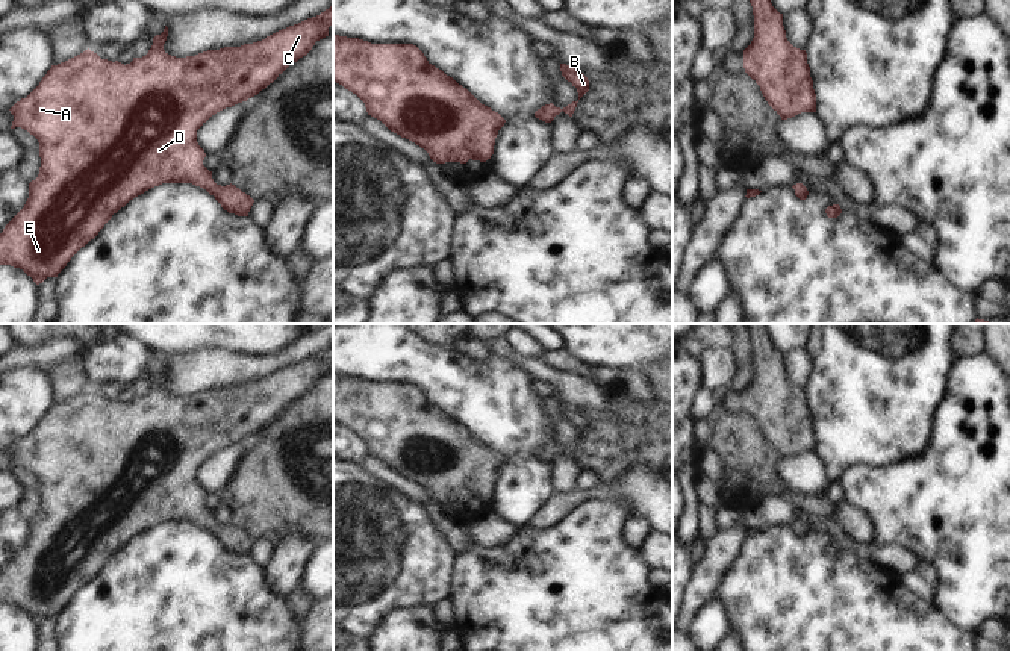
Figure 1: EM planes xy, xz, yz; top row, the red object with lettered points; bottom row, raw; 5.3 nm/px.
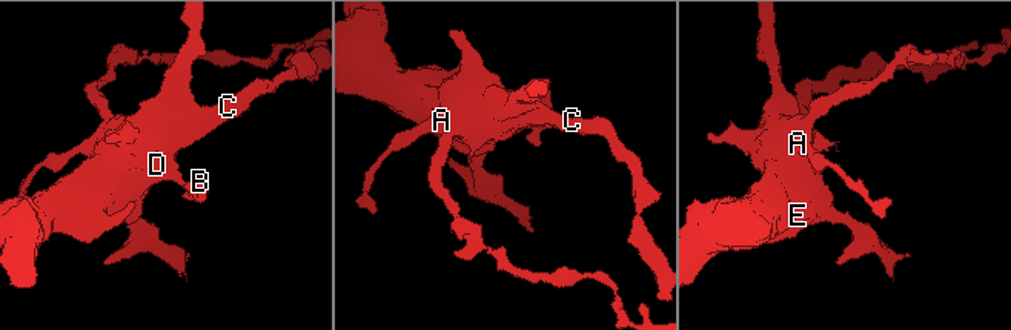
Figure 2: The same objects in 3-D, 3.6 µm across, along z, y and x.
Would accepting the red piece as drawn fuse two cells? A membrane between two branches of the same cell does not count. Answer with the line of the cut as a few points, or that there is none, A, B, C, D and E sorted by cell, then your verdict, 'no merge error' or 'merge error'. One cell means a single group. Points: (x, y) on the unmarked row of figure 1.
no cut; A B C D E; no merge error

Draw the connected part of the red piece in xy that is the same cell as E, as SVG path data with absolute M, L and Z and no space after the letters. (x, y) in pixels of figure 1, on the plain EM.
M330 345L316 356L307 357L298 363L282 368L262 380L244 383L241 386L207 389L195 395L186 397L176 397L164 389L164 383L168 375L168 366L165 365L164 371L153 377L153 385L148 389L148 392L142 397L133 397L130 403L124 404L118 400L112 401L108 398L101 398L97 392L88 388L83 392L65 401L51 404L51 407L42 416L39 424L26 438L21 438L9 448L14 454L11 468L21 466L38 478L41 506L38 516L29 522L29 537L24 547L5 565L3 571L0 572L0 604L11 604L14 607L23 609L27 615L33 618L36 624L42 622L47 616L58 616L58 613L67 606L71 596L98 574L98 571L104 566L104 563L112 557L114 553L117 553L135 536L162 522L192 522L214 534L215 539L221 544L221 547L229 553L235 553L238 556L248 556L248 551L254 539L232 522L221 525L214 521L212 510L209 510L203 504L206 492L197 481L197 469L217 451L226 447L232 447L238 442L247 441L248 438L257 435L262 428L273 422L291 403L306 395L316 380L329 375L329 366L332 363L333 345Z

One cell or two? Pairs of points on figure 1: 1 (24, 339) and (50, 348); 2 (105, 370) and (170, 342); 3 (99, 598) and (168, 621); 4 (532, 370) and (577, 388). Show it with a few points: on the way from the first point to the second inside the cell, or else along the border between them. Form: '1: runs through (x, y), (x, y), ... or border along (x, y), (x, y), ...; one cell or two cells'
1: border along (44, 339), (23, 351); two cells
2: border along (137, 339), (155, 350); two cells
3: runs through (115, 615), (121, 621), (152, 621); one cell
4: runs through (542, 371), (567, 386); one cell

